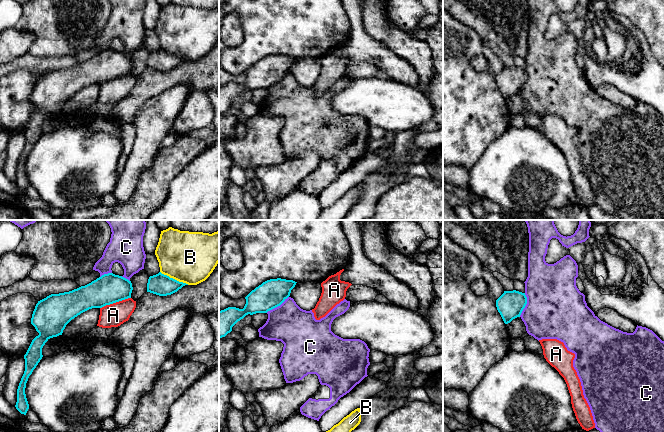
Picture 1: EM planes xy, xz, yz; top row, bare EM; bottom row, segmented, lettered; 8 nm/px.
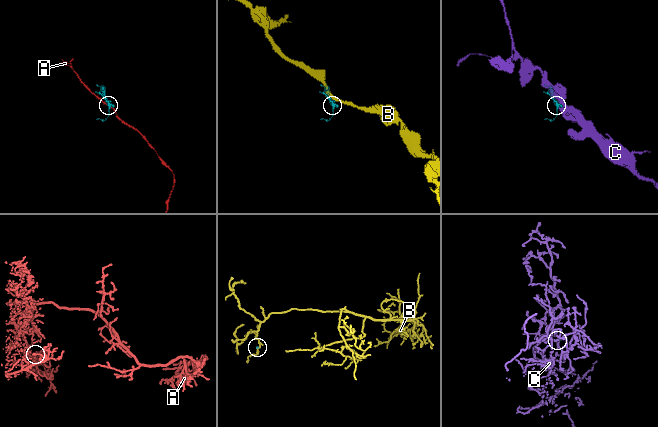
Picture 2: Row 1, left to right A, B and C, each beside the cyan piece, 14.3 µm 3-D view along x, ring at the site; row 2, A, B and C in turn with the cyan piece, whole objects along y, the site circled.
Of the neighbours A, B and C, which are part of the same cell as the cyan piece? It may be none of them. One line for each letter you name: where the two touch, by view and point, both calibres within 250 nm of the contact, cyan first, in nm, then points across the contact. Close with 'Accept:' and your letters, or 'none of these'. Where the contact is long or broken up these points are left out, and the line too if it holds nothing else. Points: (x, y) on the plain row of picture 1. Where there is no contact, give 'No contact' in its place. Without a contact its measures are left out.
Accept: none of these

